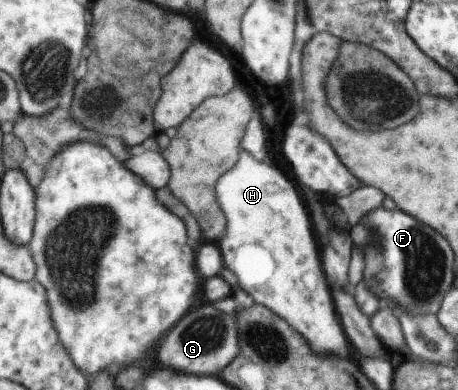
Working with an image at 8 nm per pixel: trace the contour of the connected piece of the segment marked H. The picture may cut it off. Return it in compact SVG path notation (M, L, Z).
M243 151L239 153L239 159L233 164L231 169L228 169L225 173L219 176L219 179L214 185L214 196L217 205L220 207L221 213L225 217L225 233L217 243L217 249L222 254L222 265L226 267L235 275L237 285L251 296L253 303L261 304L262 306L269 305L269 309L273 309L279 317L285 317L285 321L289 321L289 325L293 325L293 329L297 329L297 333L301 333L301 337L305 337L305 341L309 341L309 347L315 351L315 353L323 353L323 351L329 351L329 353L345 353L347 351L347 341L345 341L345 335L341 331L341 325L339 325L339 319L333 311L333 303L331 303L331 297L329 297L329 291L327 291L327 285L325 285L325 277L321 273L321 267L319 267L319 255L317 255L317 247L315 247L315 241L311 237L311 223L309 223L309 215L305 211L305 207L301 205L301 199L299 195L295 193L293 185L273 167L265 165L265 163L259 163L259 160L255 161L249 152Z

